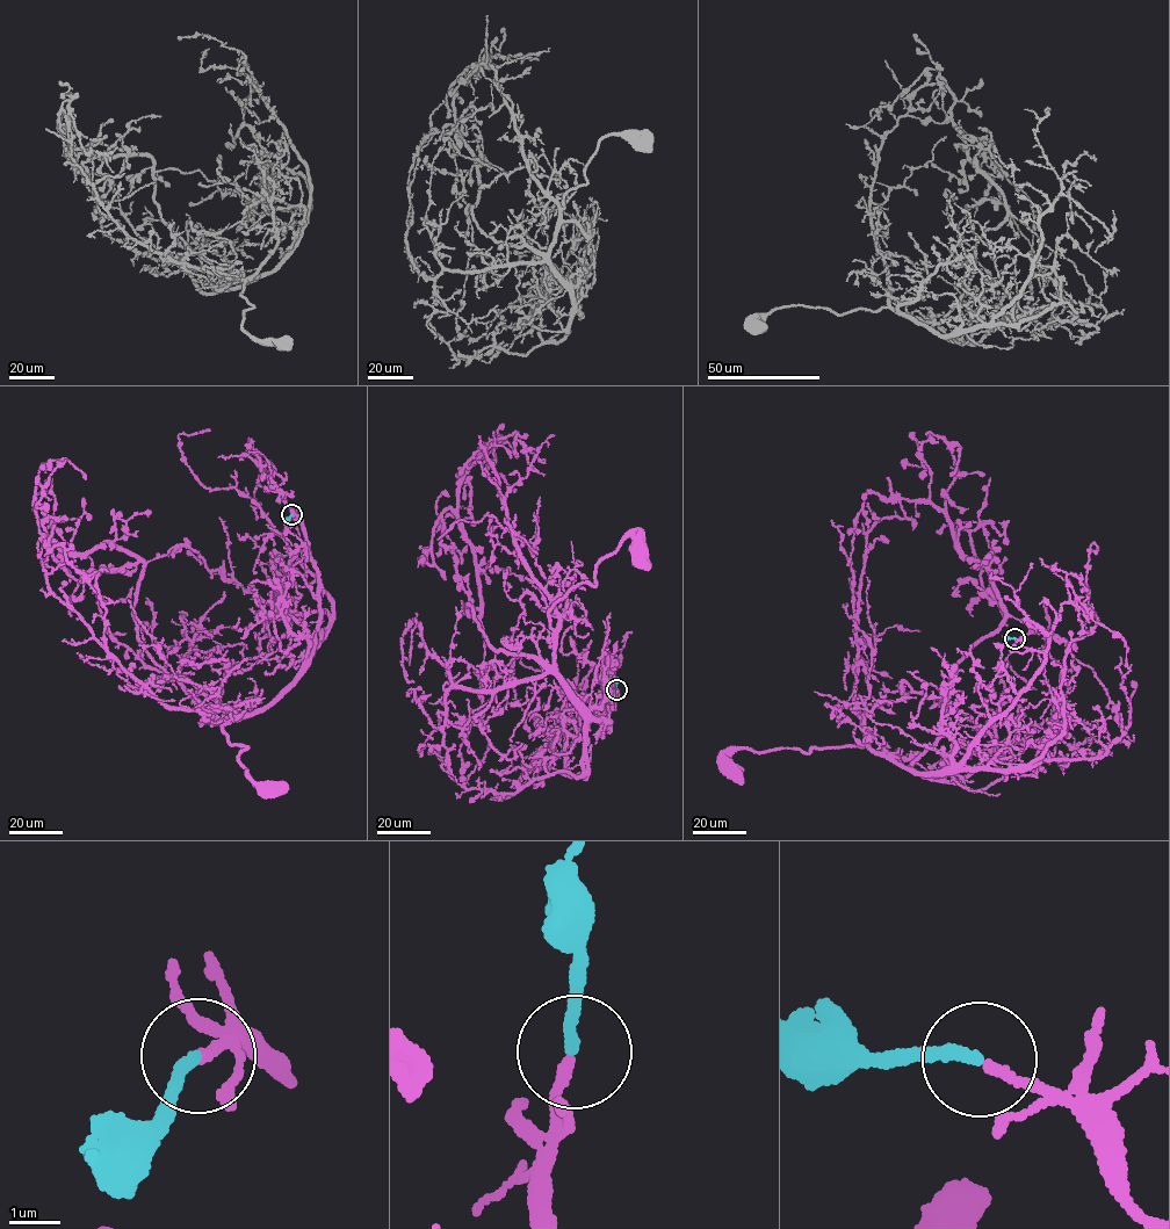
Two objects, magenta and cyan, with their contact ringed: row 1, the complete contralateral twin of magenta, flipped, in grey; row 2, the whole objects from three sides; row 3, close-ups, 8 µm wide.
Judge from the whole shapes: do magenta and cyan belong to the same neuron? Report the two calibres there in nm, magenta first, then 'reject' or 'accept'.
200/240 nm | accept

